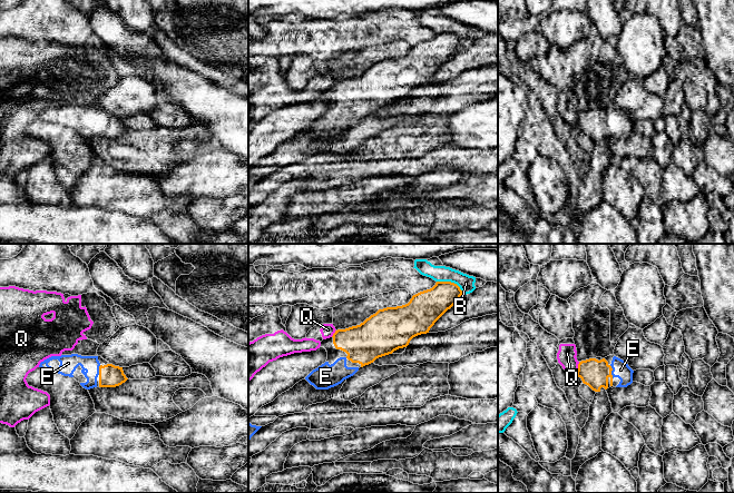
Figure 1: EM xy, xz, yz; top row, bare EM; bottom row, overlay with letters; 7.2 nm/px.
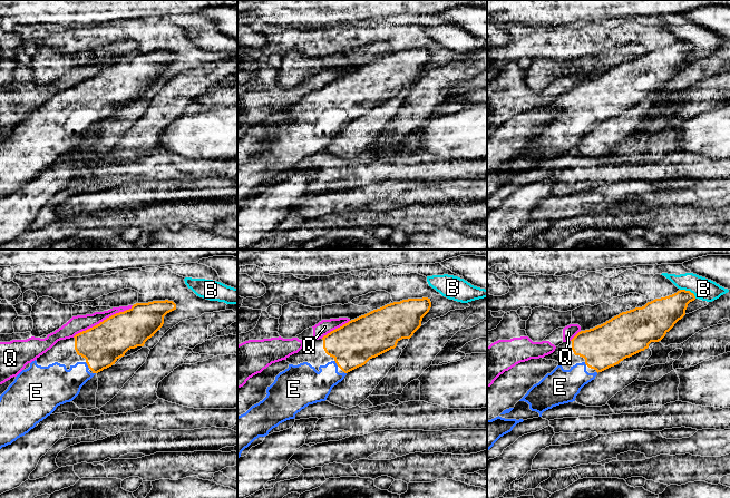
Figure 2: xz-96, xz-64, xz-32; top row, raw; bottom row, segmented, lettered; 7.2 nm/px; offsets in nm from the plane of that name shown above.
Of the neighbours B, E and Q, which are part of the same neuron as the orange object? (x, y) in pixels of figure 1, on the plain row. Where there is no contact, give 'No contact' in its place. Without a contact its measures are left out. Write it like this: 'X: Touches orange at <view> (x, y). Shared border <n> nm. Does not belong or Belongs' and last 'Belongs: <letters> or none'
B: Touches orange at xz (450, 32). Shared border 220 nm. Does not belong
E: Touches orange at yz (610, 122). Shared border 100 nm. Belongs
Q: Touches orange at yz (578, 119). Shared border 100 nm. Does not belong
Belongs: E

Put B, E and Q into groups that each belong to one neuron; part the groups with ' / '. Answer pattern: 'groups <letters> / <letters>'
groups B / E / Q

